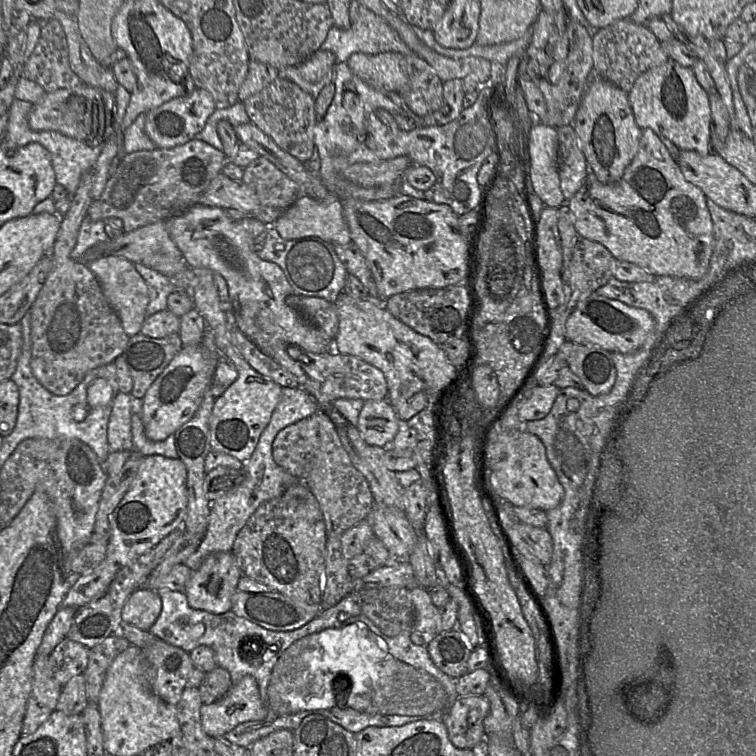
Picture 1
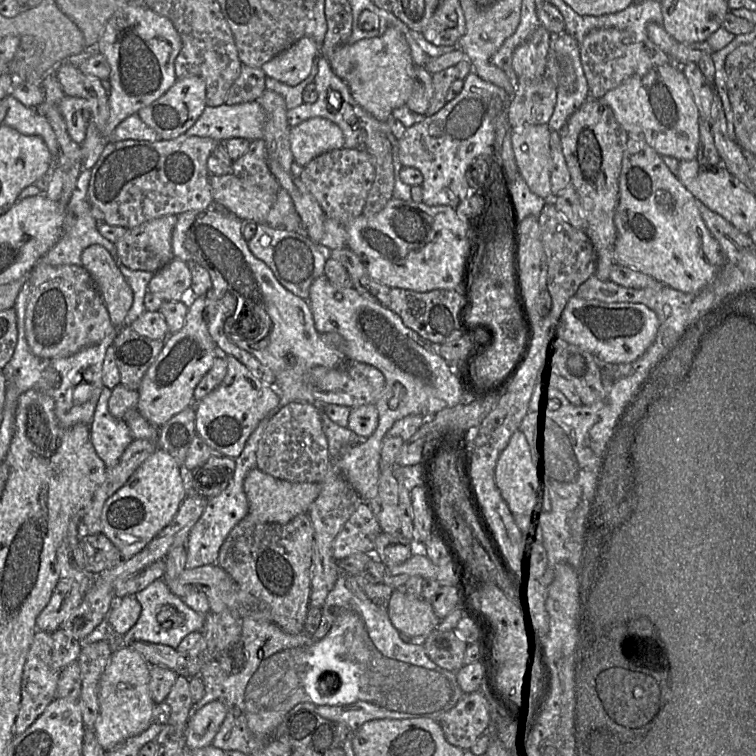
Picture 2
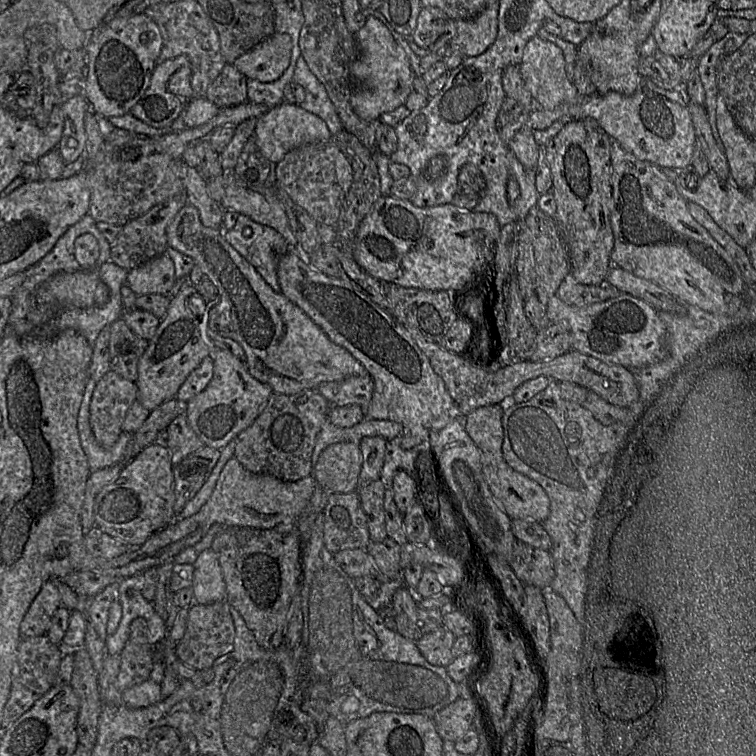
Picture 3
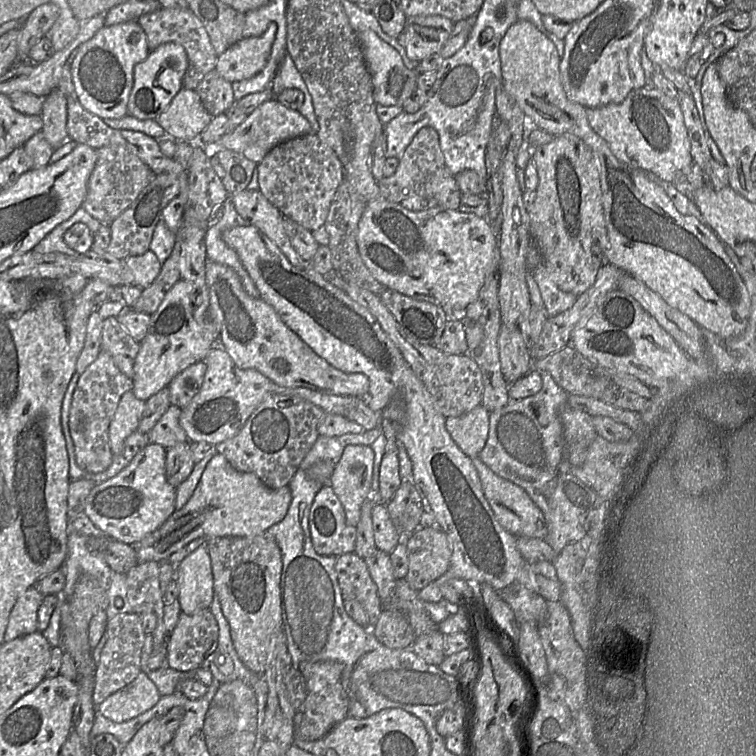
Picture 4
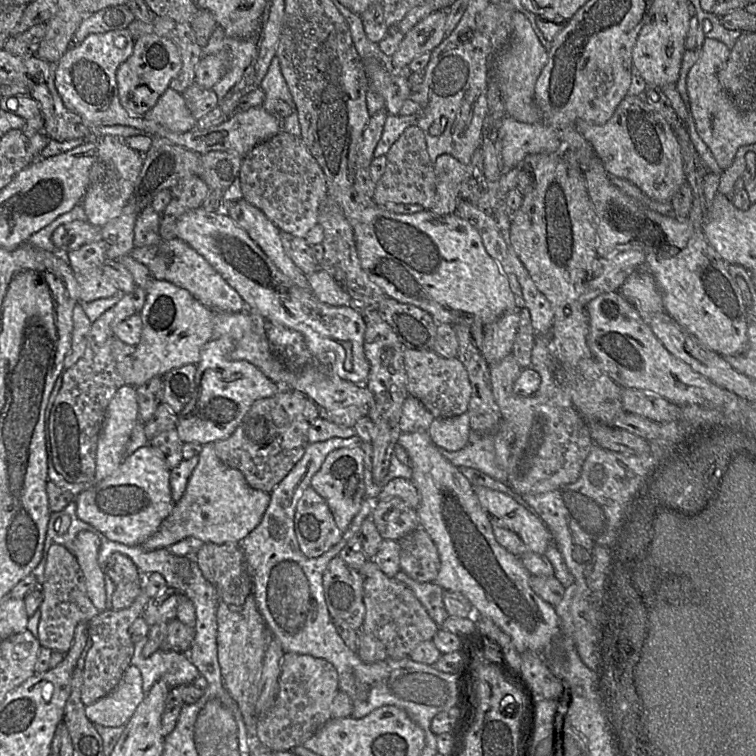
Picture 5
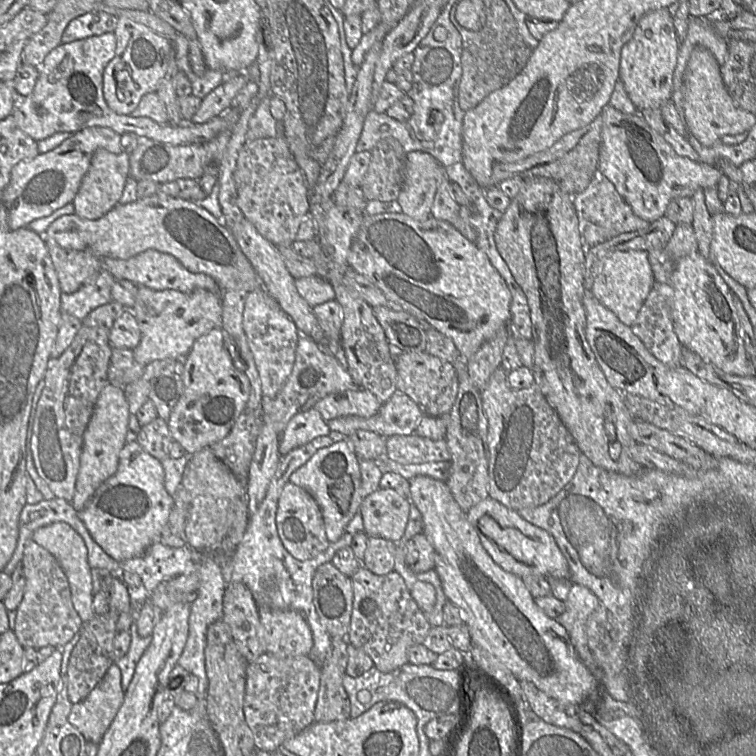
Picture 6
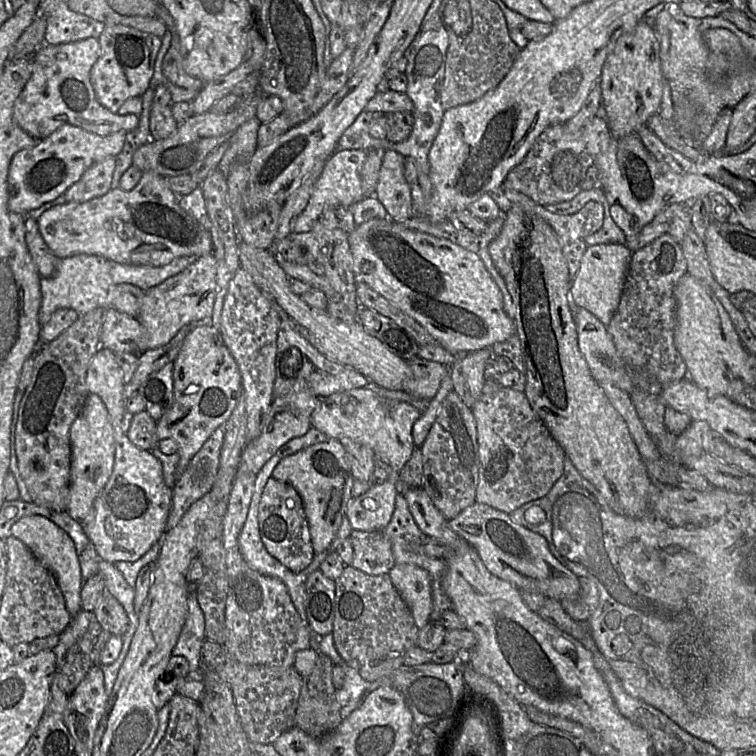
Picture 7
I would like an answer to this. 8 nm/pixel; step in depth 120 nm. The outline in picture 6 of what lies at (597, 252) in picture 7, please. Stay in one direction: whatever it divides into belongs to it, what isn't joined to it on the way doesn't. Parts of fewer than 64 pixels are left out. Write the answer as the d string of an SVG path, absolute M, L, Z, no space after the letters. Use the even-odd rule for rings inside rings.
M615 251L604 259L601 272L594 279L590 292L623 324L631 327L654 282L654 274L646 251Z

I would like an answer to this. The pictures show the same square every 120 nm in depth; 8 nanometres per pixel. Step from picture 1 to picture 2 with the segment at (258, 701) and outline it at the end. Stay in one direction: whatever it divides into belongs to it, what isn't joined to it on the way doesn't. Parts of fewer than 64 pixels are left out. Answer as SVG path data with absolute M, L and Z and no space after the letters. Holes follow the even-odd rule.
M217 700L194 711L185 729L185 746L190 749L198 749L210 745L226 714L226 705Z

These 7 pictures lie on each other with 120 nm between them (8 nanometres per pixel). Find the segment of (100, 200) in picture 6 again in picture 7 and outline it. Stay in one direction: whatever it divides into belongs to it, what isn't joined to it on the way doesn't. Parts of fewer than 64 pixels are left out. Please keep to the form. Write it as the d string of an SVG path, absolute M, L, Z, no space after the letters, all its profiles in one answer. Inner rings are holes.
M108 157L88 168L63 194L65 201L82 203L105 195L112 187L115 157Z

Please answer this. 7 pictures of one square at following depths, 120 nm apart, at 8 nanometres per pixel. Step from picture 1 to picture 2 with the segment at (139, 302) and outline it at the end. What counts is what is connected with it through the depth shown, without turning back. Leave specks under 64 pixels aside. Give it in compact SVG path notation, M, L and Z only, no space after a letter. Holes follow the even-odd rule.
M91 245L81 255L82 266L92 276L116 328L125 325L133 304L133 292L119 270L118 260L100 245Z

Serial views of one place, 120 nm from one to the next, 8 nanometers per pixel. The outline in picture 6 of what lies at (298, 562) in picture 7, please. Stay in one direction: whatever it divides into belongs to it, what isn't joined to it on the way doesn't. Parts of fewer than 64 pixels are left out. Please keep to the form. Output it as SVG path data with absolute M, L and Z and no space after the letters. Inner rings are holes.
M287 483L282 490L278 501L276 525L284 547L298 560L313 559L330 544L326 536L323 515L317 501L307 490L293 483Z

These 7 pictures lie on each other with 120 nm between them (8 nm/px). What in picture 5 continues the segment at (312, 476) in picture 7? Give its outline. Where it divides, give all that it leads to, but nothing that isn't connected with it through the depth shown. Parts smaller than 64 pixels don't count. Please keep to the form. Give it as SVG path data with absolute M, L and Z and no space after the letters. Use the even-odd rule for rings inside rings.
M343 447L333 450L311 480L311 487L327 502L337 527L345 532L359 512L365 499L365 453L361 447Z

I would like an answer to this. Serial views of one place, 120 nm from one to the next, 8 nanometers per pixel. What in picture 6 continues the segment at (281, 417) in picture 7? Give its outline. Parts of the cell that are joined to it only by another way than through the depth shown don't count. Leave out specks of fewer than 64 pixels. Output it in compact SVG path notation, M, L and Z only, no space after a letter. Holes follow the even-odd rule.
M315 408L299 412L289 421L281 433L279 452L281 456L284 456L294 448L307 444L317 437L326 436L331 432L328 422Z

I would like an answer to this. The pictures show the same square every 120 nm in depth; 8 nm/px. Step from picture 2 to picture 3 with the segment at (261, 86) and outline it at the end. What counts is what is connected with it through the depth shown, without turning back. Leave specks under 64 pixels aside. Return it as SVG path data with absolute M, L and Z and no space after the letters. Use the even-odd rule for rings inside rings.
M226 64L205 97L219 109L237 106L247 101L247 81L233 65Z

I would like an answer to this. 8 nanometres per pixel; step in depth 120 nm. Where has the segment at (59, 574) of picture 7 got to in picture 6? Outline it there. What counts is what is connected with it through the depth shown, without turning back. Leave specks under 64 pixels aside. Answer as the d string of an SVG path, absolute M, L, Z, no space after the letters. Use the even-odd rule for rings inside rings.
M54 522L37 528L31 536L32 540L48 551L63 569L71 590L73 606L83 622L95 617L93 610L93 592L91 568L88 563L88 551L83 539L65 523Z

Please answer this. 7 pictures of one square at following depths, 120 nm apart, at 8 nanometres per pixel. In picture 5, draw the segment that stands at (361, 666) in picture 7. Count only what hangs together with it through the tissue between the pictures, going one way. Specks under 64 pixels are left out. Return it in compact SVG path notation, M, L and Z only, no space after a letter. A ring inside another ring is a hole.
M368 560L359 572L363 577L365 616L358 631L380 640L386 647L387 657L396 660L408 657L419 643L432 640L440 627L432 620L411 589L395 577L383 573L373 560Z

